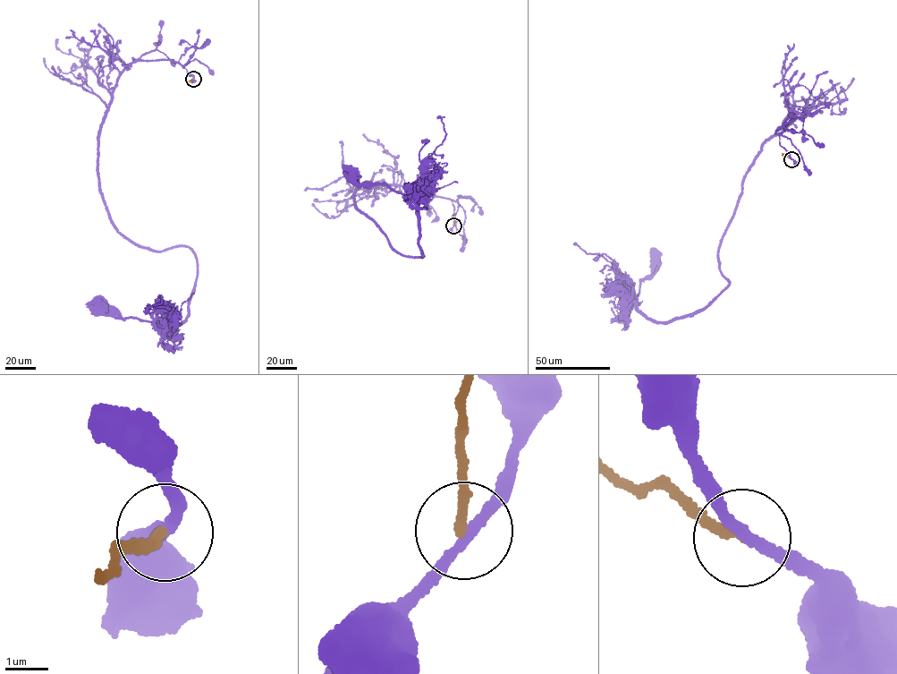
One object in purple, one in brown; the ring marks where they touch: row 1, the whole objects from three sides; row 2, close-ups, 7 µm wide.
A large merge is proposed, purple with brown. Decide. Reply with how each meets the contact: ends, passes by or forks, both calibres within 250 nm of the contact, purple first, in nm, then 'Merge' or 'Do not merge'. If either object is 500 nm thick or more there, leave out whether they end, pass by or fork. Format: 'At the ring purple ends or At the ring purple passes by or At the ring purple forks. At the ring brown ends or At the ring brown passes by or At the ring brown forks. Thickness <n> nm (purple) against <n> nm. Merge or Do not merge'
At the ring purple passes by. At the ring brown ends. Thickness 240 nm (purple) against 240 nm. Do not merge

